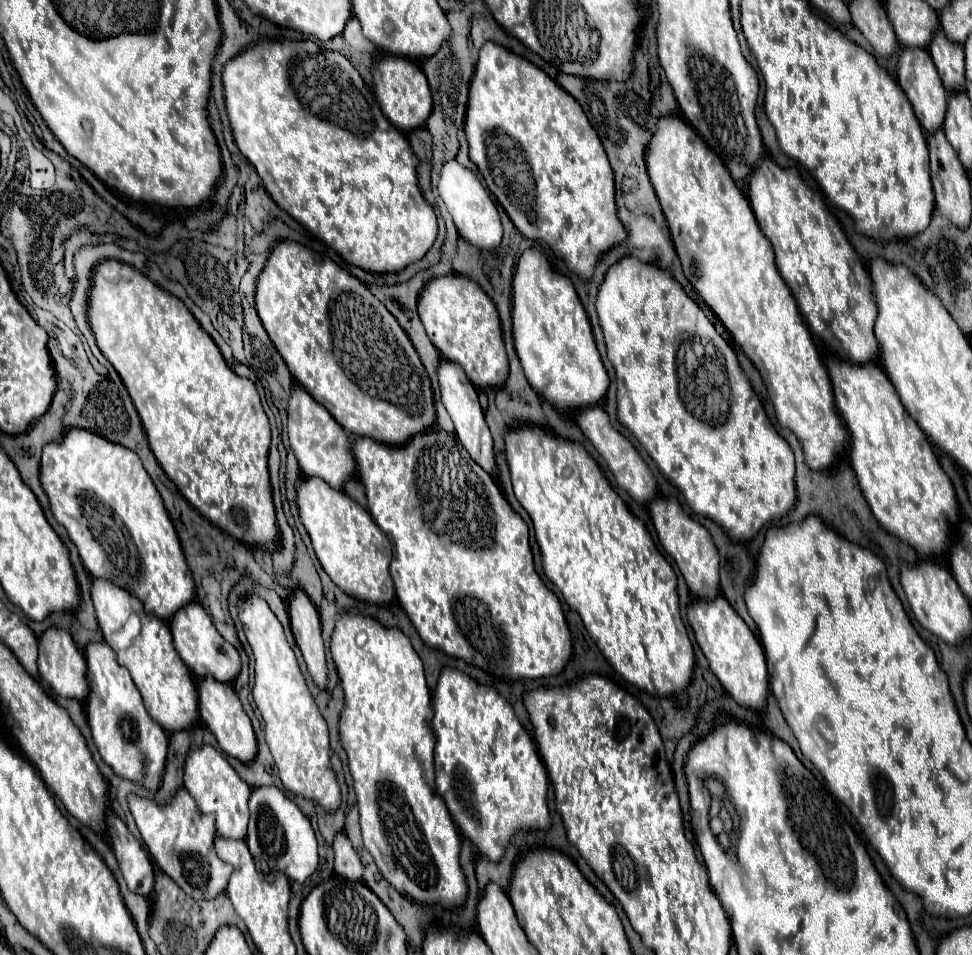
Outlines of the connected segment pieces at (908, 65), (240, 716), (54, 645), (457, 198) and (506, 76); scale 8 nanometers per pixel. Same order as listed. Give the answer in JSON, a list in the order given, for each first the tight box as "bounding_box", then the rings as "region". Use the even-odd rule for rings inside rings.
[{"bounding_box":[897,48,947,132],"region":[[[903,48],[899,56],[897,66],[897,80],[907,94],[917,120],[927,132],[933,132],[943,126],[945,108],[947,108],[947,92],[941,84],[941,78],[937,76],[937,68],[933,68],[933,60],[929,60],[929,52],[925,48]]]},{"bounding_box":[197,678,257,762],"region":[[[201,678],[197,682],[197,694],[199,694],[201,720],[207,724],[207,728],[217,738],[219,748],[227,756],[233,756],[241,762],[253,760],[253,756],[257,754],[257,742],[255,742],[253,726],[251,726],[251,720],[249,720],[249,716],[245,714],[245,710],[241,706],[241,700],[237,698],[235,690],[231,688],[231,684],[223,684],[223,682],[213,680],[213,678]]]},{"bounding_box":[39,628,87,700],"region":[[[49,628],[39,636],[39,674],[41,680],[45,680],[57,694],[67,696],[67,698],[75,698],[75,700],[83,700],[87,694],[87,664],[83,654],[77,650],[71,634],[63,628]]]},{"bounding_box":[439,160,503,250],"region":[[[447,160],[439,174],[439,196],[445,202],[449,214],[453,216],[453,222],[461,238],[471,242],[479,250],[493,250],[501,244],[503,228],[501,228],[499,212],[491,202],[489,194],[485,192],[483,184],[479,182],[479,178],[469,168],[461,166],[457,160]]]},{"bounding_box":[465,42,627,280],"region":[[[487,42],[479,50],[465,118],[465,138],[471,162],[477,164],[485,184],[519,232],[529,240],[545,242],[571,272],[589,280],[599,256],[623,242],[627,234],[617,216],[611,164],[583,108],[541,68],[495,42]]]}]

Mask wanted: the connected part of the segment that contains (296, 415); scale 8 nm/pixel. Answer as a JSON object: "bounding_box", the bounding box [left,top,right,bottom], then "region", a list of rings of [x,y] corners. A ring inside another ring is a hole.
{"bounding_box":[287,384,355,490],"region":[[[299,384],[293,386],[287,414],[289,414],[289,422],[287,422],[289,444],[291,444],[291,450],[297,456],[301,472],[305,476],[317,476],[337,490],[343,488],[343,482],[347,478],[351,478],[351,474],[355,472],[355,458],[351,454],[349,438],[345,436],[345,430]]]}

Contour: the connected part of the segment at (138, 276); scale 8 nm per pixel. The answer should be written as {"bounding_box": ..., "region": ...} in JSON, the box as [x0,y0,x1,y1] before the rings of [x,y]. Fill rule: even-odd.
{"bounding_box":[89,260,277,550],"region":[[[105,260],[105,264],[99,264],[97,272],[93,272],[89,326],[99,350],[125,384],[159,466],[177,484],[179,492],[219,530],[243,544],[275,550],[277,520],[267,470],[271,428],[255,384],[229,368],[217,344],[213,344],[213,338],[199,326],[179,298],[159,288],[145,274],[137,272],[137,268],[129,268],[129,264]]]}

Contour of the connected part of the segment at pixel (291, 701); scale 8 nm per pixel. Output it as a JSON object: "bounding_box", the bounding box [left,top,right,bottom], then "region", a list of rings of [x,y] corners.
{"bounding_box":[237,594,341,812],"region":[[[257,594],[243,596],[237,602],[237,614],[255,656],[253,700],[263,716],[265,740],[277,764],[283,786],[293,794],[317,800],[327,812],[335,812],[341,802],[341,792],[329,764],[329,730],[303,680],[295,654],[287,644],[283,626],[271,612],[269,604]]]}

